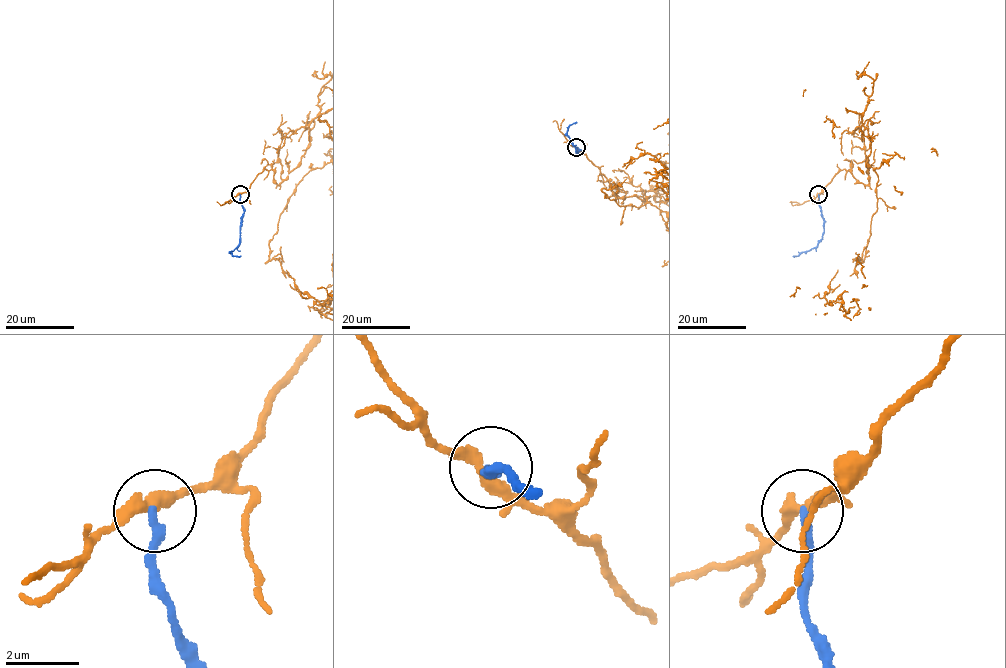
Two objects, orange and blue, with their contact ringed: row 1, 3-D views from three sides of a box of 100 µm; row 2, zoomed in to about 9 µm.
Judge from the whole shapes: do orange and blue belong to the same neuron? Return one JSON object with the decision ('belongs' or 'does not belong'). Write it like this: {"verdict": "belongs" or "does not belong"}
{"verdict": "does not belong"}

